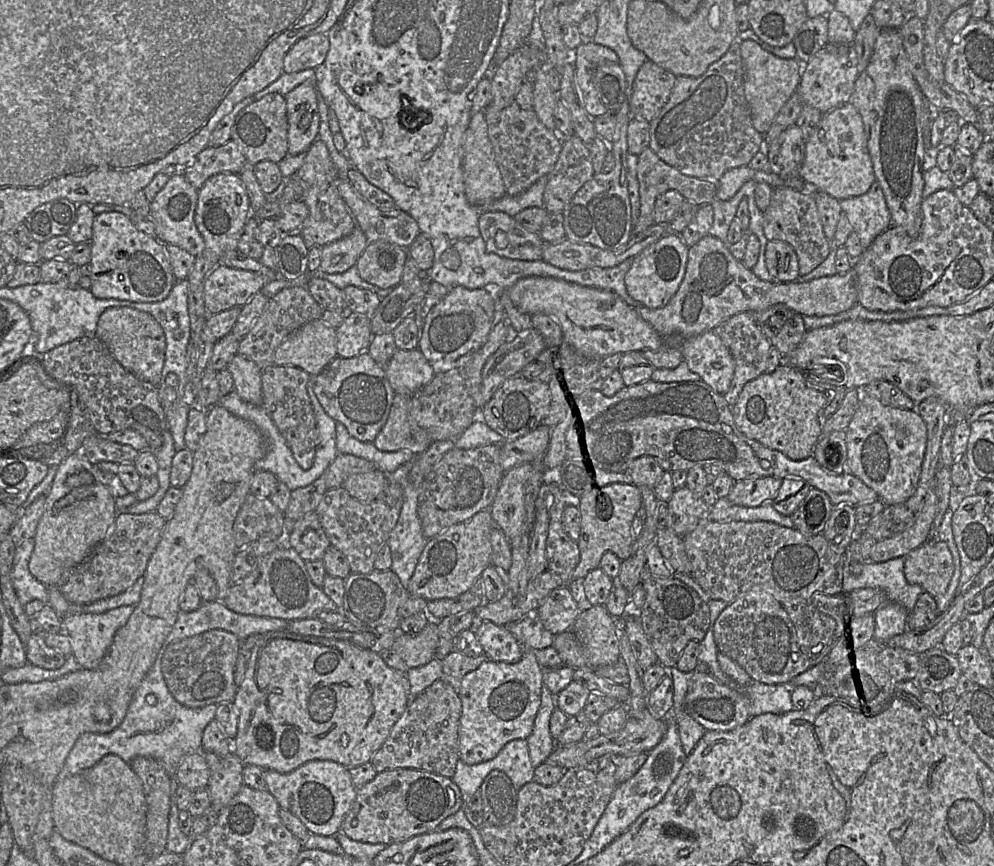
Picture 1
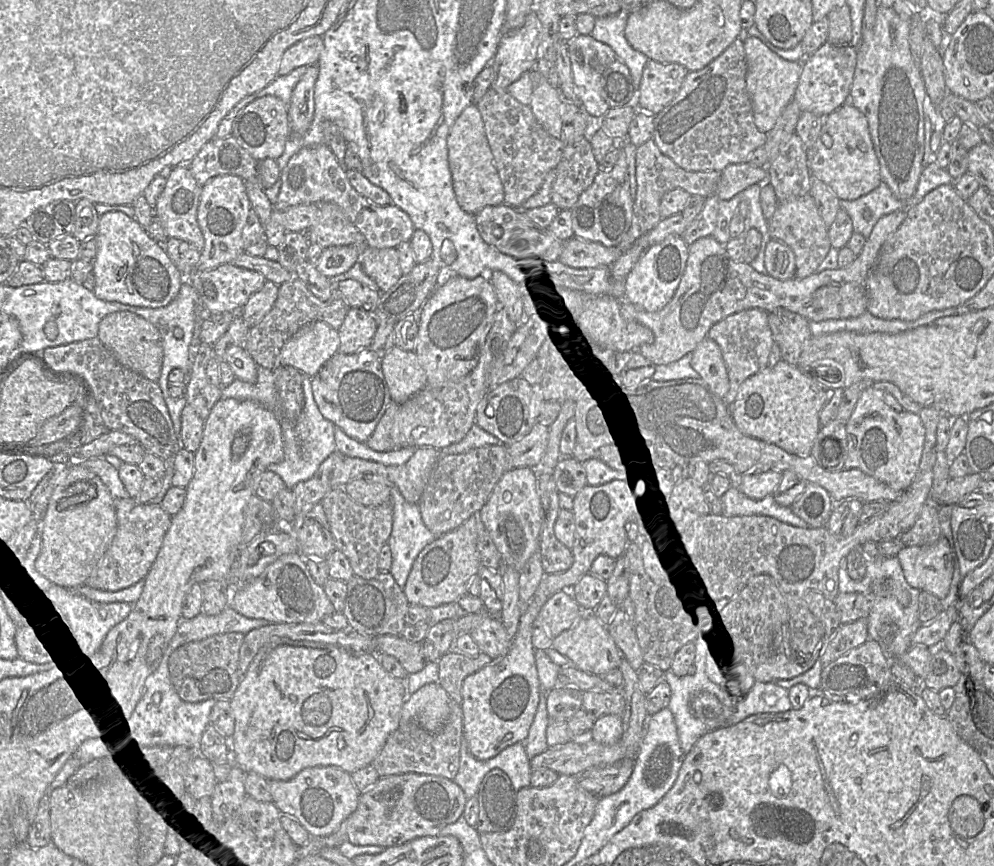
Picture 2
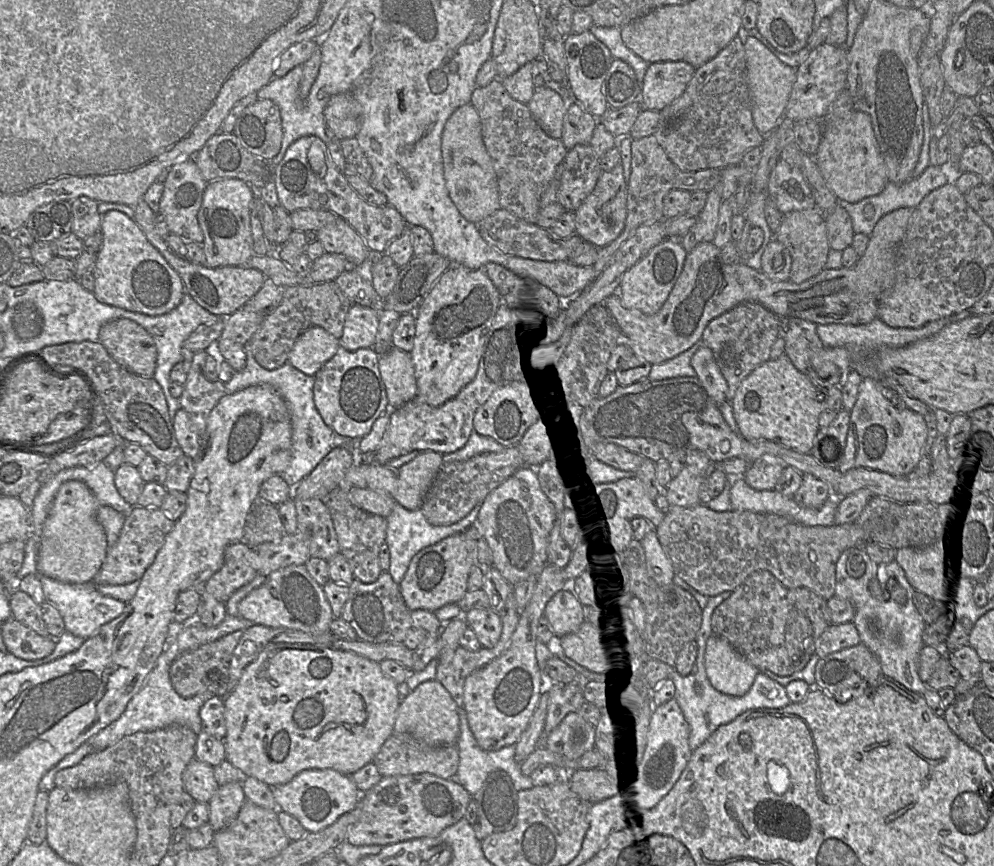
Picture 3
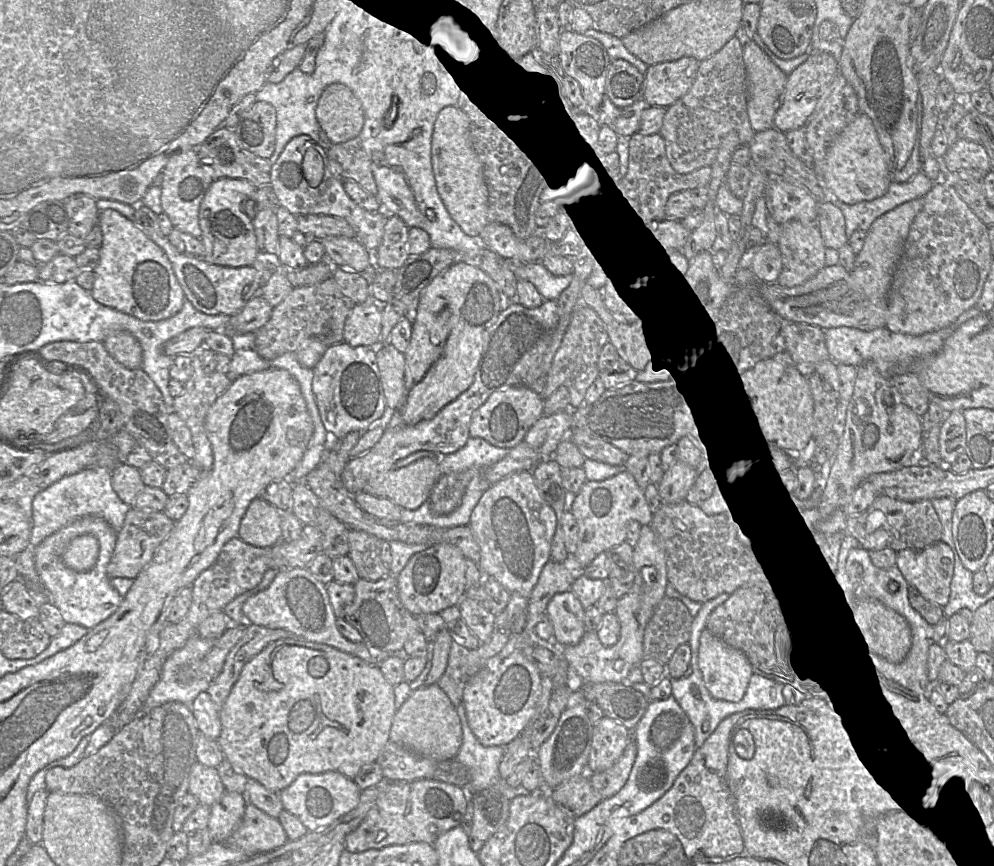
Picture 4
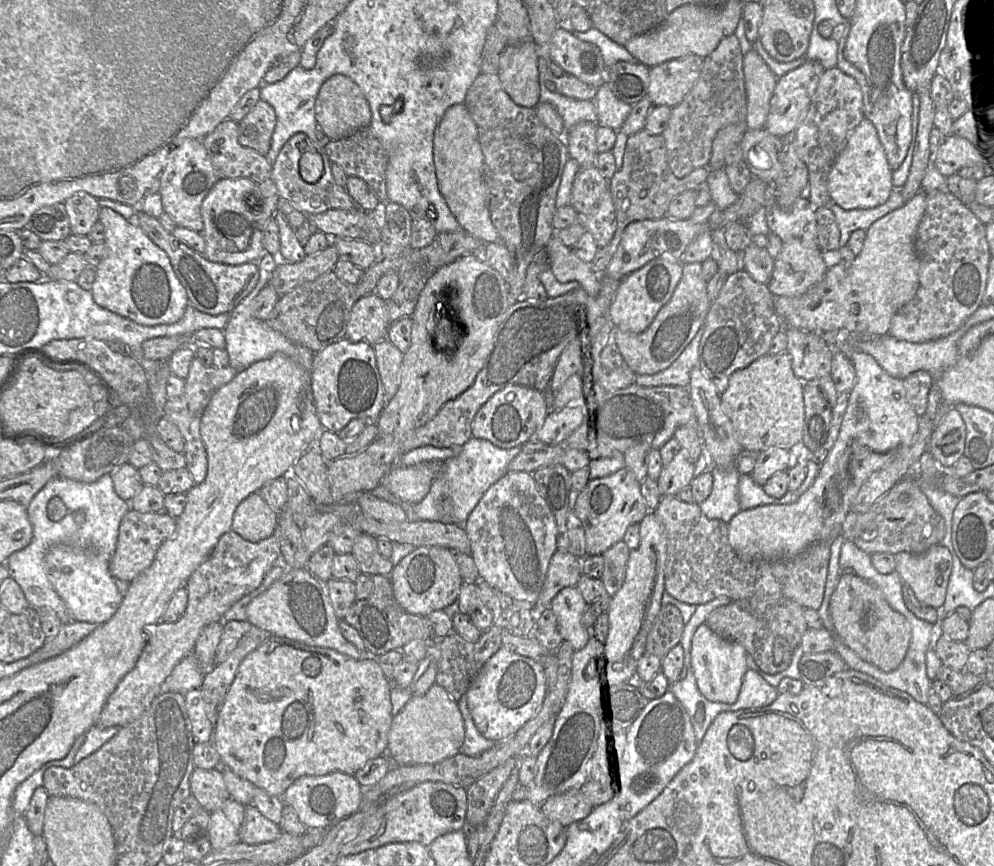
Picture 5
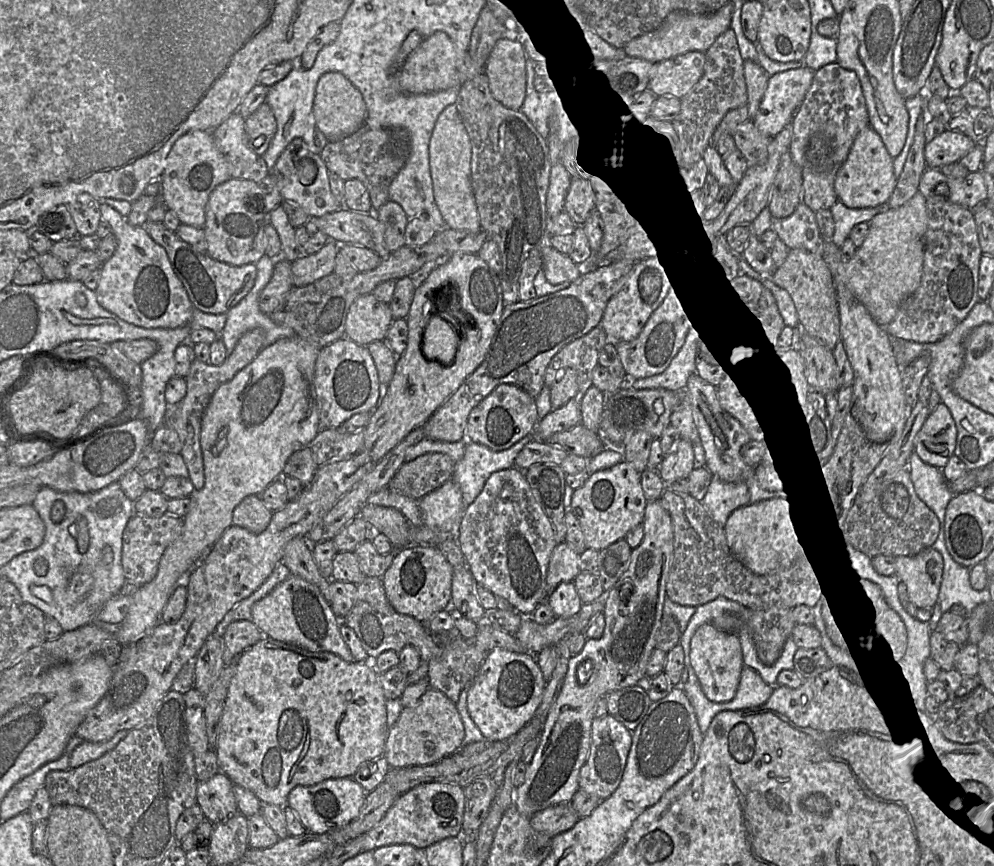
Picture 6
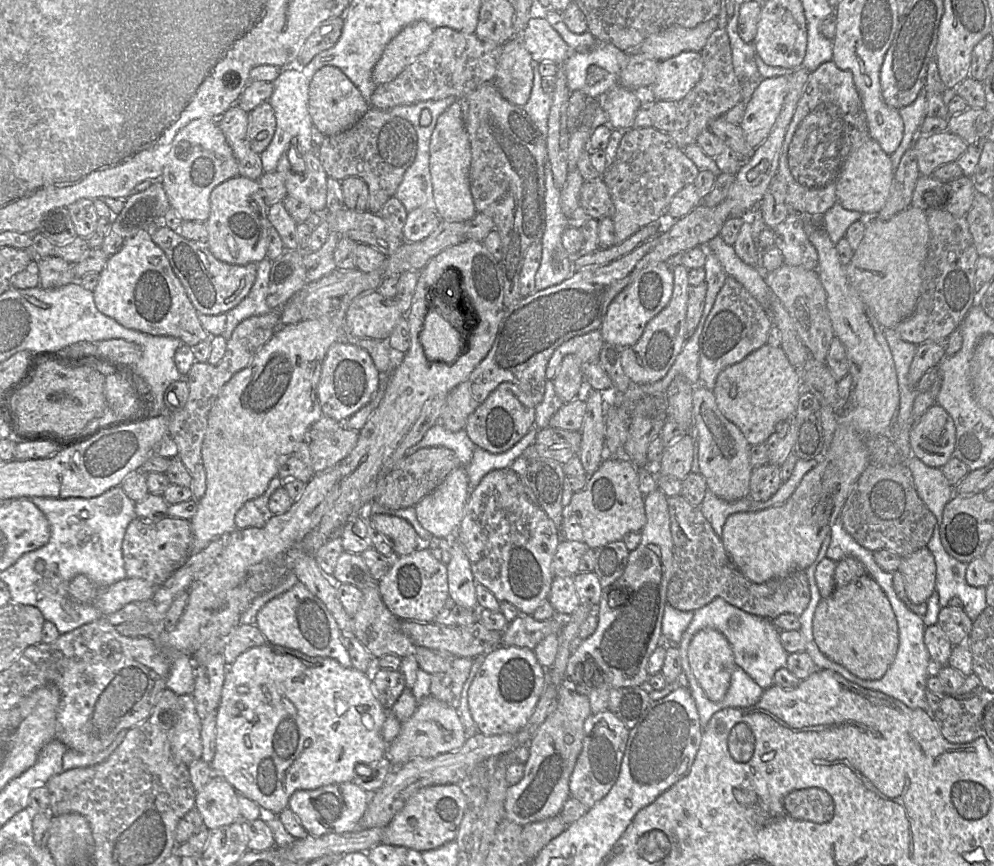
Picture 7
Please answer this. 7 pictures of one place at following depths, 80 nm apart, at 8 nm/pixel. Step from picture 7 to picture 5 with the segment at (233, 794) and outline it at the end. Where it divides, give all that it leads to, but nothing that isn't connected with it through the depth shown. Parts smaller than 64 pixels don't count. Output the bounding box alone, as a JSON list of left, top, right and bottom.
[190,767,230,813]

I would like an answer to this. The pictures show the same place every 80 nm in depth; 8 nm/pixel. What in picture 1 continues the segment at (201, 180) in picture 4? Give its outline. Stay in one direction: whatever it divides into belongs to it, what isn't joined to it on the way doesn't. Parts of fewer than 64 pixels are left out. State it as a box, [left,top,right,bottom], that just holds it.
[149,172,205,257]

